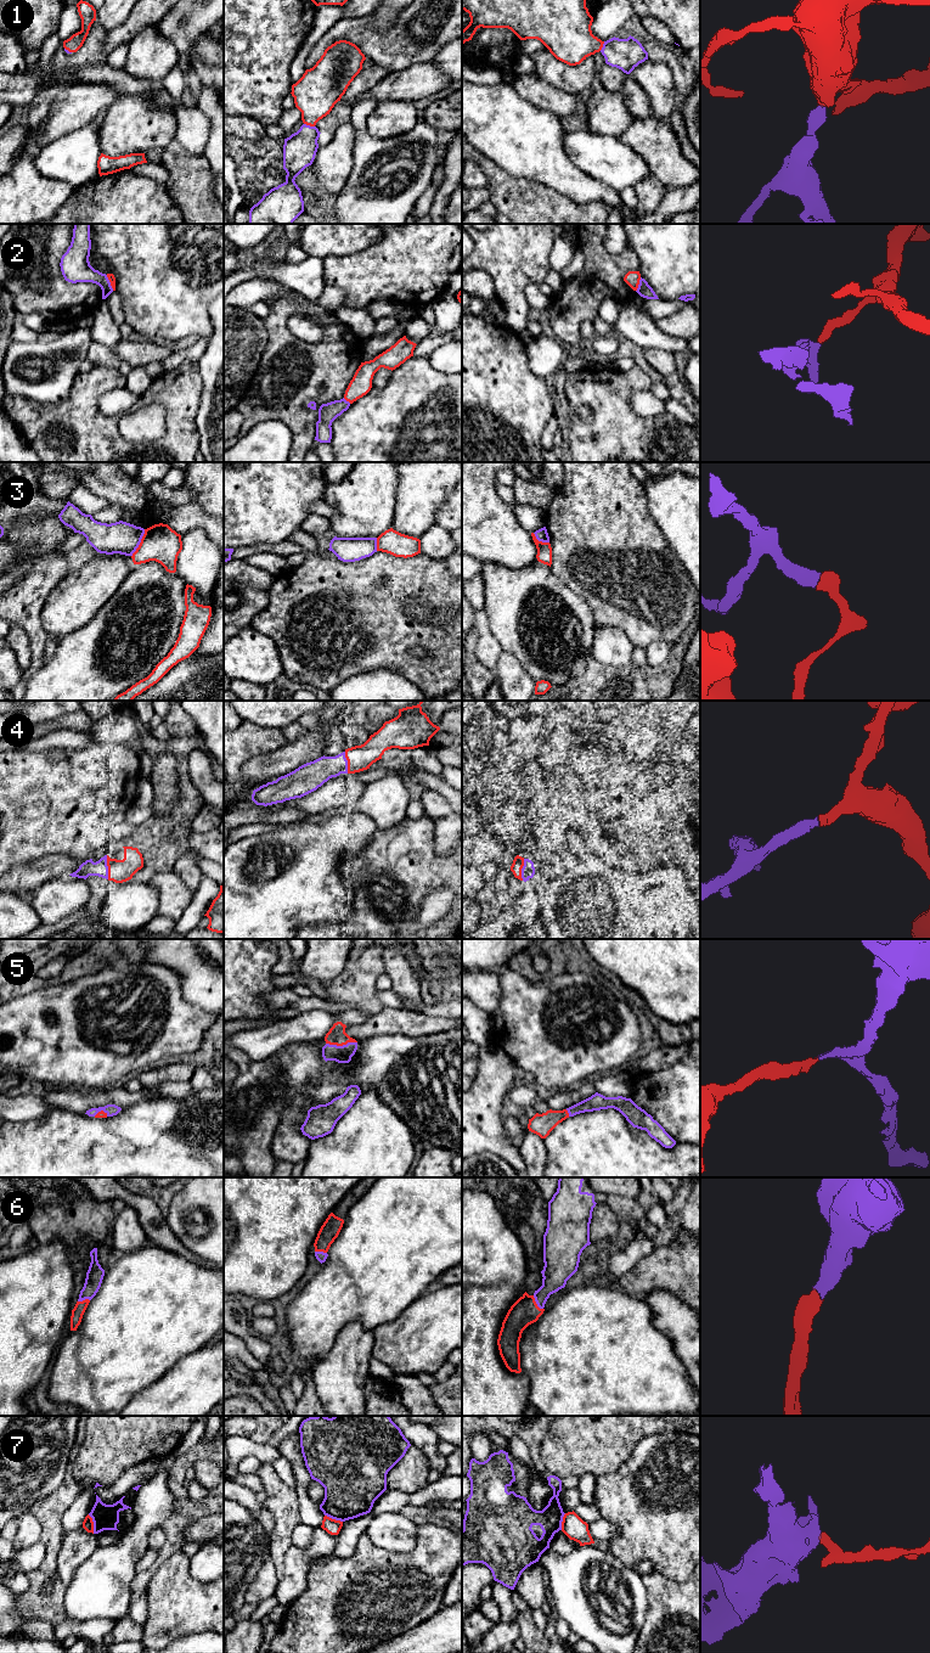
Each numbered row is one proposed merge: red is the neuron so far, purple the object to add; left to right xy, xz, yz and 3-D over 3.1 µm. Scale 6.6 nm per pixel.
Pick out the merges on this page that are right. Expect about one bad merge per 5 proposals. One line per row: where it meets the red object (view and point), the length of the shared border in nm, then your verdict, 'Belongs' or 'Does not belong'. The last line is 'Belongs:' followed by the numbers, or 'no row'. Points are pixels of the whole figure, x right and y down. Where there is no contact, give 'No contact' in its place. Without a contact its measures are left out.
1: Touches red at xz (309, 124). Shared border 80 nm. Belongs
2: Touches red at xy (110, 281). Shared border 120 nm. Does not belong
3: Touches red at xy (140, 543). Shared border 200 nm. Does not belong
4: Touches red at xy (108, 867). Shared border 160 nm. Belongs
5: Touches red at xz (340, 1045). Shared border 200 nm. Belongs
6: Touches red at yz (535, 1303). Shared border 120 nm. Belongs
7: Touches red at xy (92, 1524). Shared border 130 nm. Does not belong
Belongs: 1, 4, 5, 6

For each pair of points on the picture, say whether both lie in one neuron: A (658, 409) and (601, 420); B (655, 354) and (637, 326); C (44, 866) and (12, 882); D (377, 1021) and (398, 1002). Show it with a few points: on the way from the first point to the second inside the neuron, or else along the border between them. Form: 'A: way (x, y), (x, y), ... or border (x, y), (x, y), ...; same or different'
A: border (631, 394), (631, 408), (637, 414), (664, 415); different
B: border (643, 348), (661, 348), (672, 353); different
C: way (37, 872), (20, 878); same
D: border (384, 1006), (420, 1012); different

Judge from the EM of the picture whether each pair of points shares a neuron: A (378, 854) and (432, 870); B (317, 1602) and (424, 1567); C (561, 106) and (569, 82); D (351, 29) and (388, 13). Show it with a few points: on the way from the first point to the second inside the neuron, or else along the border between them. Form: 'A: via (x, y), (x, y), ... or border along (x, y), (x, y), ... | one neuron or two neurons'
A: via (392, 867), (418, 869) | one neuron
B: via (344, 1576), (366, 1569), (398, 1567) | one neuron
C: border along (540, 77), (574, 96) | two neurons
D: border along (398, 15), (384, 31), (375, 31), (367, 26) | two neurons

